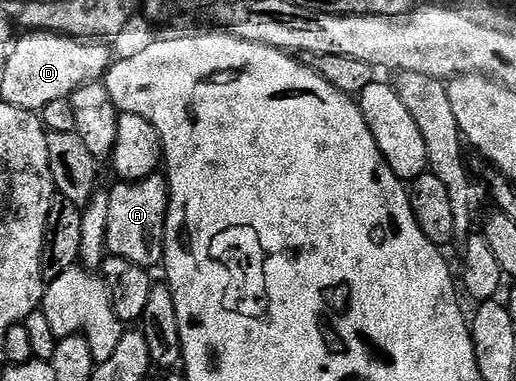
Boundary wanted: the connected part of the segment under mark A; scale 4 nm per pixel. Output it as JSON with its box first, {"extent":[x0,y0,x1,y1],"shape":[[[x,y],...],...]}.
{"extent":[106,175,168,270],"shape":[[[163,175],[147,176],[144,180],[116,182],[108,192],[110,218],[106,226],[106,248],[134,266],[149,270],[164,262],[164,223],[168,217],[168,182]]]}

